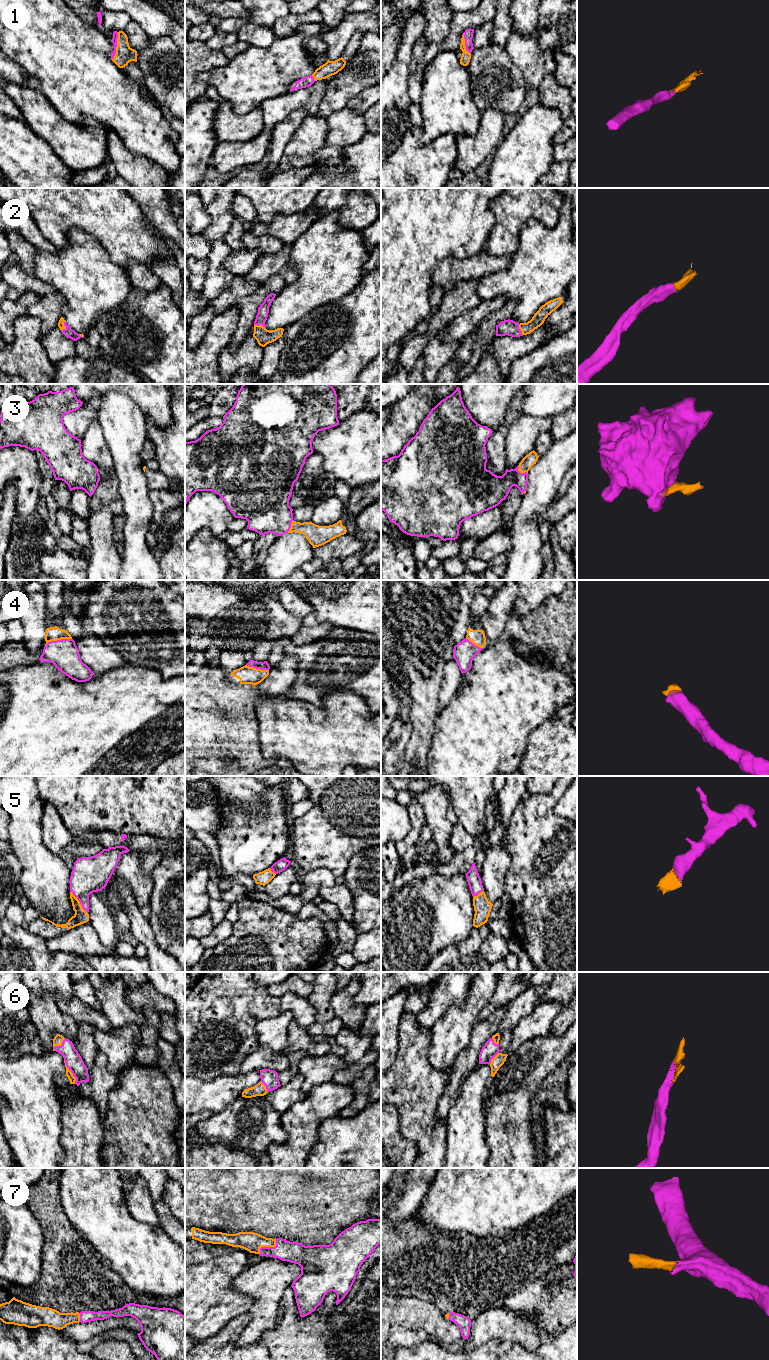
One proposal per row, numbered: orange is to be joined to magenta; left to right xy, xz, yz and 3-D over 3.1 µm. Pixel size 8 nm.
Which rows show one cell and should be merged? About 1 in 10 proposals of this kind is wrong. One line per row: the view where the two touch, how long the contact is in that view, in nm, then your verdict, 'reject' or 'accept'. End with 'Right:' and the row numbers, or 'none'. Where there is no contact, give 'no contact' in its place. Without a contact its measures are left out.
1: contact in xy; length 220 nm; accept
2: contact in xy; length 80 nm; accept
3: contact in yz; length 100 nm; accept
4: contact in xy; length 220 nm; accept
5: contact in xy; length 240 nm; accept
6: contact in xy; length 220 nm; accept
7: contact in xz; length 180 nm; accept
Right: 1, 2, 3, 4, 5, 6, 7

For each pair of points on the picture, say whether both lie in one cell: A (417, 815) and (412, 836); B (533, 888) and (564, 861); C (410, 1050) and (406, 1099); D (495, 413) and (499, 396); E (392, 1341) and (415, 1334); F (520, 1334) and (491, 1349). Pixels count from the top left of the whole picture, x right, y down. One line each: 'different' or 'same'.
A: same
B: same
C: same
D: same
E: same
F: different

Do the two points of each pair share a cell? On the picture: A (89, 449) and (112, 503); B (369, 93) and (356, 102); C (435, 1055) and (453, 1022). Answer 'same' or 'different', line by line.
A: same
B: same
C: same

